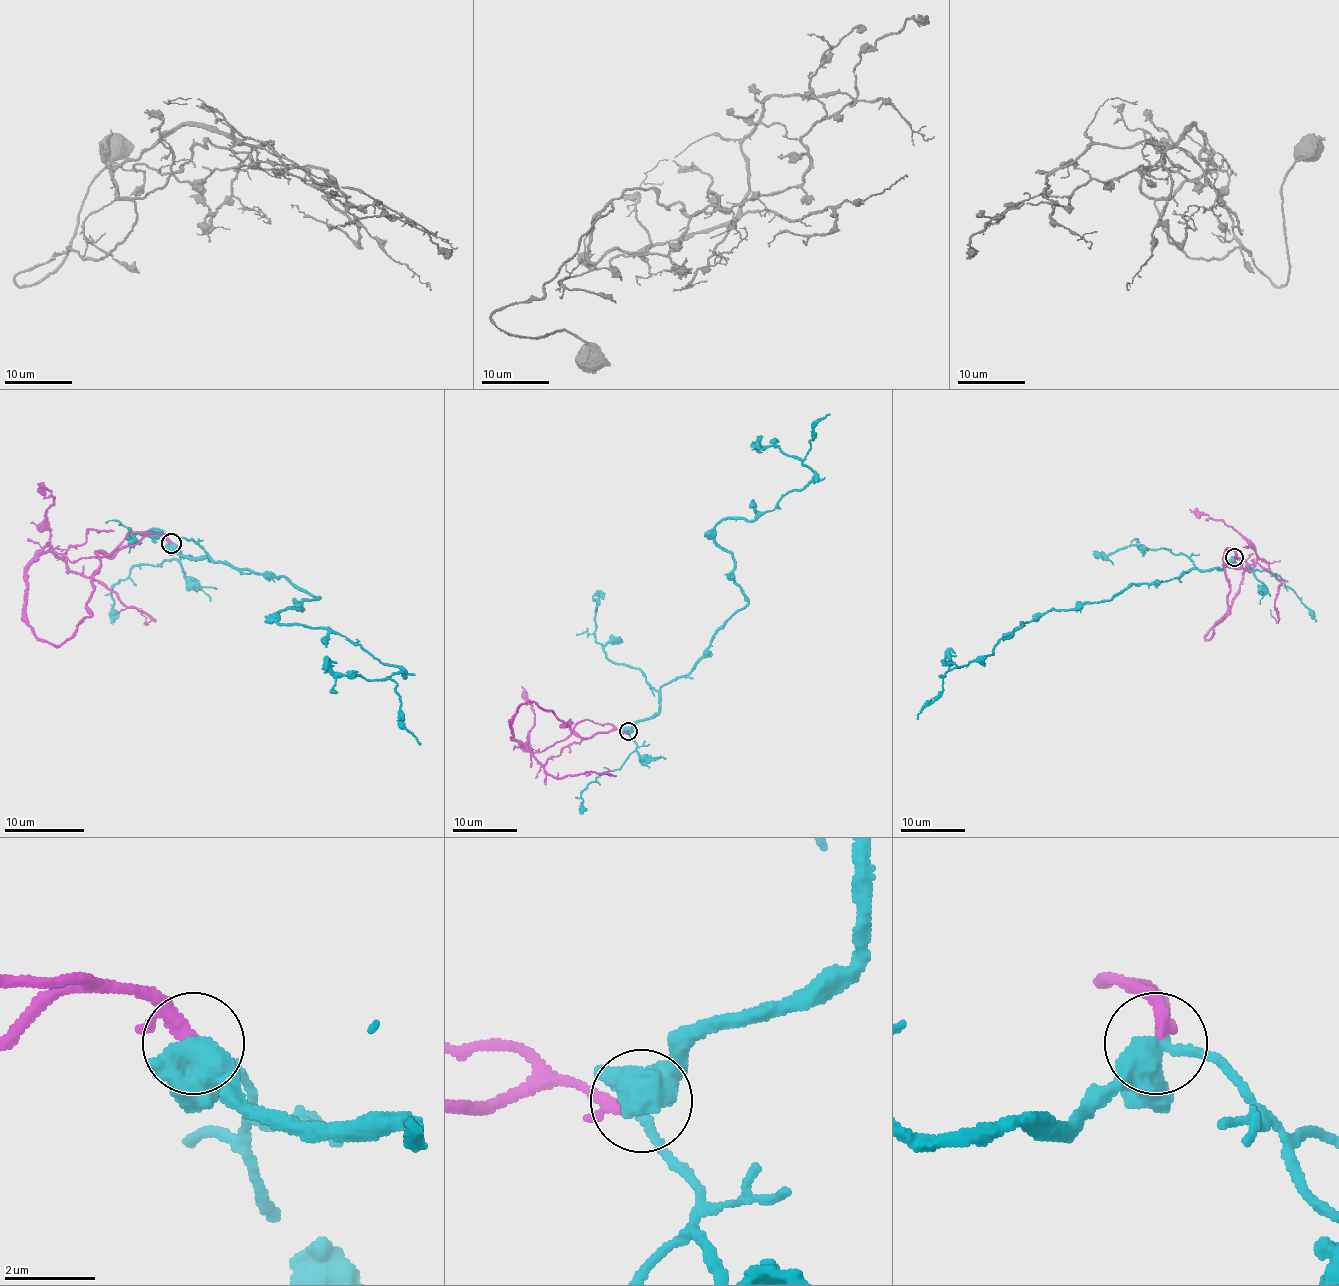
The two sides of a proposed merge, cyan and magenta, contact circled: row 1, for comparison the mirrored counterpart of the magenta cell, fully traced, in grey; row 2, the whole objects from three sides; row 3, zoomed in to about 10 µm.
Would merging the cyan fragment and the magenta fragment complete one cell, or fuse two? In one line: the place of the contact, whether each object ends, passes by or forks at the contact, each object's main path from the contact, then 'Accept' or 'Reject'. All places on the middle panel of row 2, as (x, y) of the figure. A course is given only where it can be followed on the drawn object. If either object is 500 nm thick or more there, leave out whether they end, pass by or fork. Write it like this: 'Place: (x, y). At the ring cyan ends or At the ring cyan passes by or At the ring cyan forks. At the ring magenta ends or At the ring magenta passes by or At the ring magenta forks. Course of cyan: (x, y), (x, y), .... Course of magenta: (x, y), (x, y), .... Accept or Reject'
Place: (628, 731). At the ring cyan forks. At the ring magenta passes by. Course of cyan: (629, 731), (748, 602), (716, 527), (756, 520), (811, 480), (803, 462), (828, 414). Course of magenta: (629, 731), (571, 733), (534, 754), (559, 778), (611, 774), (603, 766). Accept

